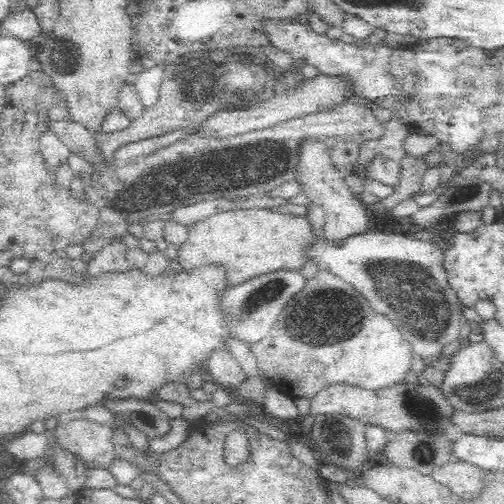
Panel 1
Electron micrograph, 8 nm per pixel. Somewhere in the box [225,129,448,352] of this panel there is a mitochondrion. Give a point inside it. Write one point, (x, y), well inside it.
(263, 295)

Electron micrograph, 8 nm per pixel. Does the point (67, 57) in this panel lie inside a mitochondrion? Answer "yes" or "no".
yes

